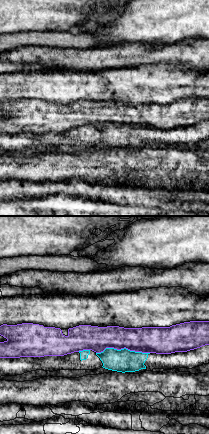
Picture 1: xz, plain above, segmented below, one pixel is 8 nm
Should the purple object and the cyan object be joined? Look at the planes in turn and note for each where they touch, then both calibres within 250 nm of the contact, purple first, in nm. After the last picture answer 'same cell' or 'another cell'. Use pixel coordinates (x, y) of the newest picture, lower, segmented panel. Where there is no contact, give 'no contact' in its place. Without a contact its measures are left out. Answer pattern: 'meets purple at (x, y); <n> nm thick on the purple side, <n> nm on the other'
meets purple at (122, 348); 200 nm thick on the purple side, 190 nm on the other

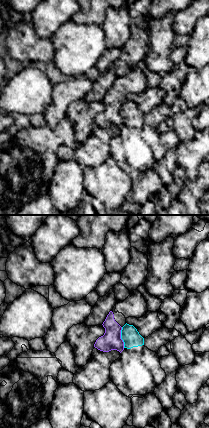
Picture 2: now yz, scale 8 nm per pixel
meets purple at (120, 337); 160 nm thick on the purple side, 140 nm on the other

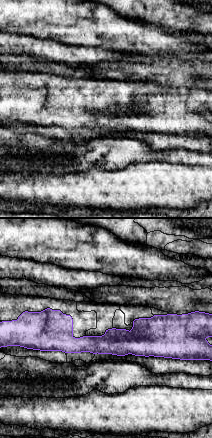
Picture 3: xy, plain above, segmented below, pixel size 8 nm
no contact

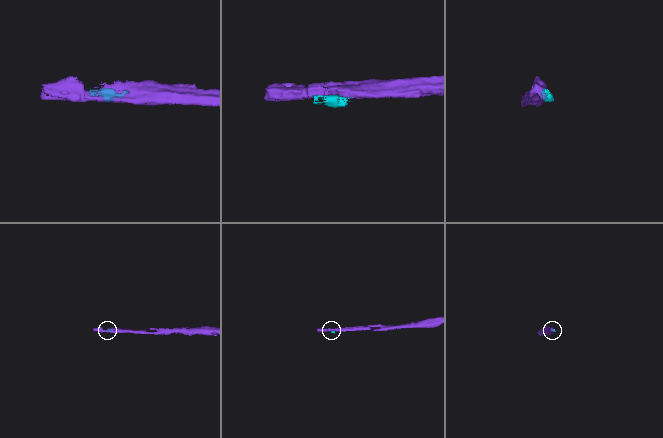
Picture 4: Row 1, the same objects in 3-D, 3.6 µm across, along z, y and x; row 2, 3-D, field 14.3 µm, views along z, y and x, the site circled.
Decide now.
another cell

